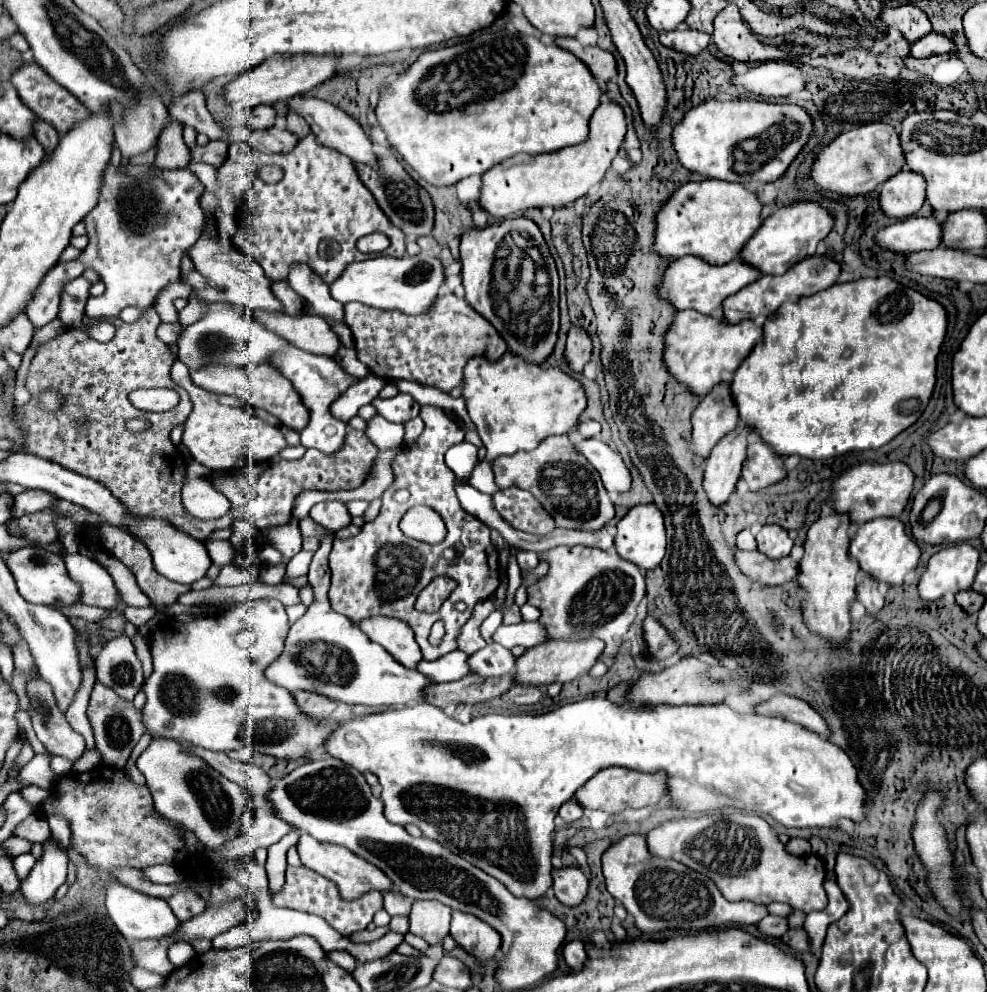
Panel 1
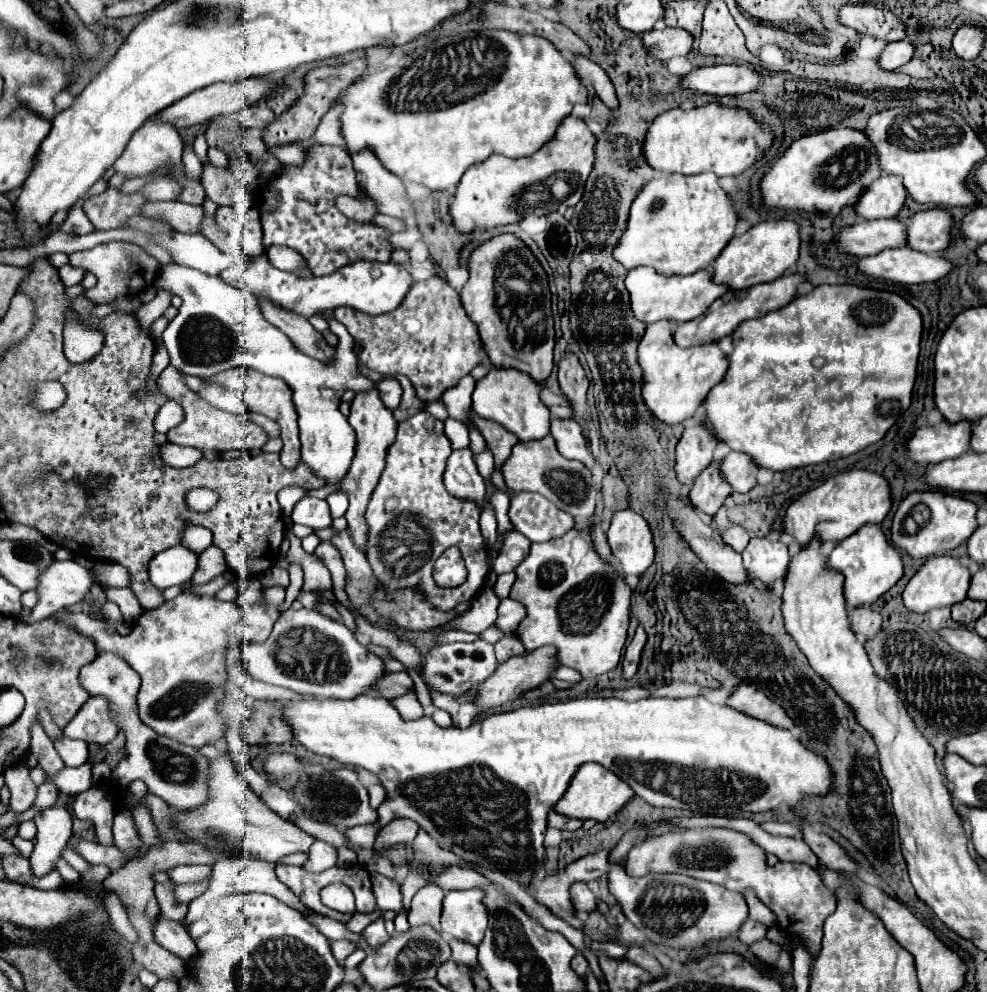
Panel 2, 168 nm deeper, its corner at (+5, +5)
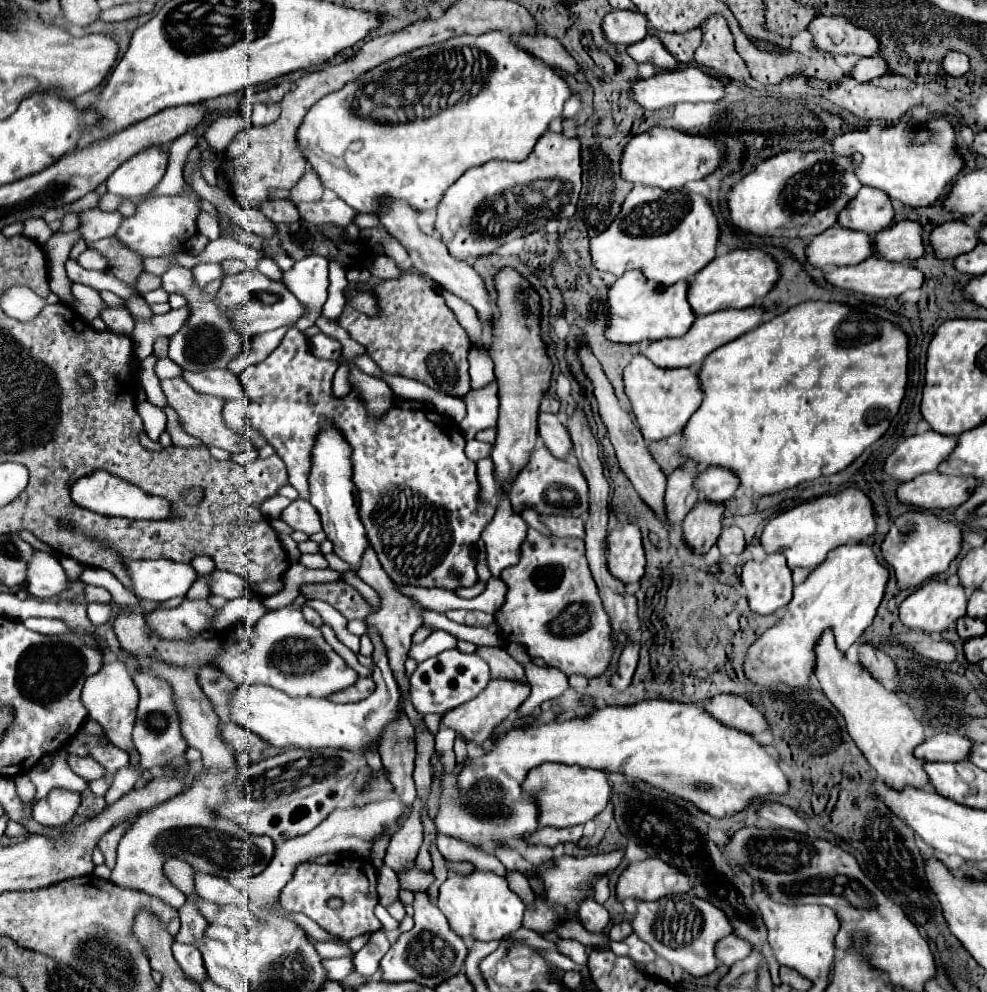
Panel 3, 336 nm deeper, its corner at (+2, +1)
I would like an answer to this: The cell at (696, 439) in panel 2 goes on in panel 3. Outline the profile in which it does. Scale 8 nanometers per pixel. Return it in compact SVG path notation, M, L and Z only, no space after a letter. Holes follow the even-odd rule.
M687 460L683 468L675 470L667 480L667 492L665 492L665 514L669 524L683 522L685 514L697 504L697 492L693 490L693 482L697 478L697 472L701 466L693 464L693 460Z

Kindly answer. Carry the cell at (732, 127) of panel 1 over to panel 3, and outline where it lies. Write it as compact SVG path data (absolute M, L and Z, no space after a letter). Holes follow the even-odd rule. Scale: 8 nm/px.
M653 126L627 142L621 154L621 178L629 184L657 186L661 190L683 188L691 180L701 180L711 174L723 160L723 146L707 136L683 134L675 128Z

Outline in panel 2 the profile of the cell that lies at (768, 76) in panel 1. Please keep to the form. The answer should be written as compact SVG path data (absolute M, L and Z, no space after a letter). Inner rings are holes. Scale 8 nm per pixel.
M726 64L712 68L696 68L684 76L682 86L716 96L740 96L758 90L762 74L746 64Z

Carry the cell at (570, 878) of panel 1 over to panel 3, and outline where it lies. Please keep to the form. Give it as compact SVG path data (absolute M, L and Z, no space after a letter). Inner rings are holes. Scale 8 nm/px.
M587 898L581 906L579 906L579 922L585 926L587 932L603 932L609 924L609 912L597 904L593 898Z

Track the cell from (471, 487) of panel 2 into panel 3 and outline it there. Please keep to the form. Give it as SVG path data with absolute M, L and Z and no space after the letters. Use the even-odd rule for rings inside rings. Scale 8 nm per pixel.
M469 440L467 446L465 446L465 454L474 462L483 458L489 458L492 450L493 446L491 444L485 444L485 442L479 442L479 440Z

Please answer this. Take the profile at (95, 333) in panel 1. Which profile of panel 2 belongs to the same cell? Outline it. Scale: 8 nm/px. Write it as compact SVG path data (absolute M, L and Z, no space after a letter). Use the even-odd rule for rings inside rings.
M70 264L62 266L62 268L58 270L58 274L60 274L60 280L62 280L62 284L64 284L66 288L80 284L82 278L84 278L84 270L82 270L82 268L74 268L74 266L70 266Z

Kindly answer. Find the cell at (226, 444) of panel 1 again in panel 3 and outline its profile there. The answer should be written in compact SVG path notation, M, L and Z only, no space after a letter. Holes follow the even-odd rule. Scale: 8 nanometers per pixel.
M181 376L169 378L169 380L161 380L161 388L165 392L167 404L179 414L179 418L183 422L183 430L189 436L201 440L205 446L217 446L217 448L223 448L223 450L227 450L231 454L249 450L249 446L243 442L243 438L225 426L223 416L221 416L221 398L209 396L209 394L199 394Z

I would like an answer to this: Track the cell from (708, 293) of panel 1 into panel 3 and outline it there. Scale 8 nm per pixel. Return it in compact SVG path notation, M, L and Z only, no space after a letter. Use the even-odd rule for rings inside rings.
M625 272L607 294L607 330L605 338L621 344L635 344L641 340L663 340L683 336L695 322L693 310L687 302L687 282L677 282L663 286L659 282L647 280L641 272Z

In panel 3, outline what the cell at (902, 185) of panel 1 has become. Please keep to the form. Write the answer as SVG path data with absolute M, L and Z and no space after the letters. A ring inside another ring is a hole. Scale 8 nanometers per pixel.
M861 188L857 196L841 210L837 222L849 230L861 230L869 236L887 228L893 220L893 204L889 196L875 188Z

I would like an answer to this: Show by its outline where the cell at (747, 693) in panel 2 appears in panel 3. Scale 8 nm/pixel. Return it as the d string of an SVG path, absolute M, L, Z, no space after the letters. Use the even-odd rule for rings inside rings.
M719 694L709 698L703 708L725 726L733 726L751 736L757 736L767 730L767 720L763 718L763 714L739 696Z

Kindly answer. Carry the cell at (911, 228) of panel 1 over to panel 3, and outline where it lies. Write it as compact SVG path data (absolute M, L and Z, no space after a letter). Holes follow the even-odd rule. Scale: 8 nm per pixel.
M835 224L809 240L805 246L805 256L811 266L831 270L837 266L863 262L873 256L873 246L869 244L869 234Z

